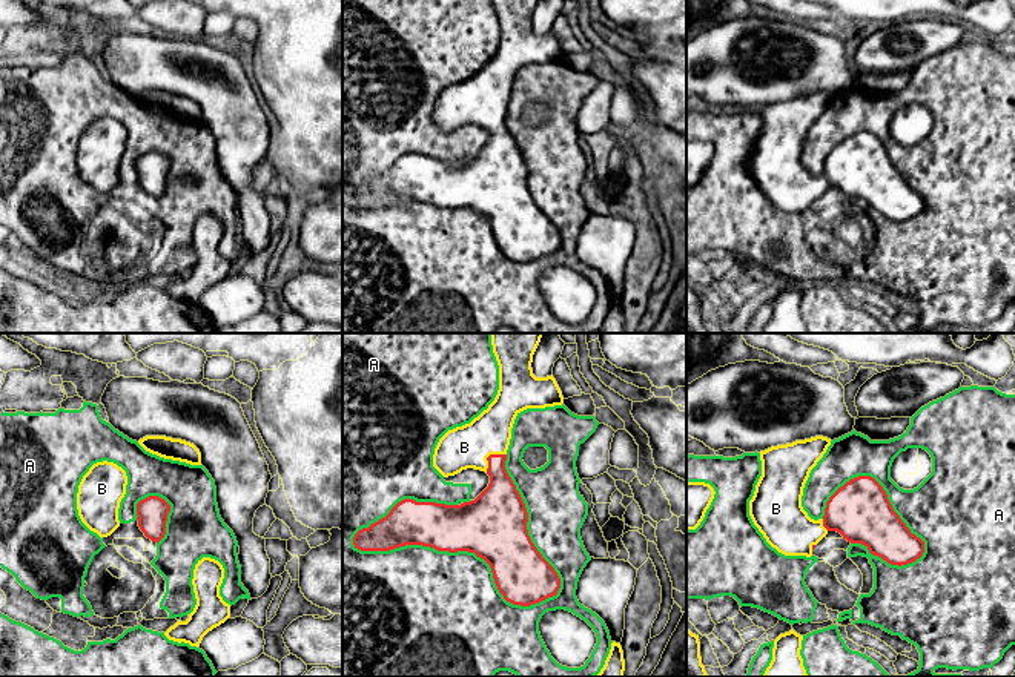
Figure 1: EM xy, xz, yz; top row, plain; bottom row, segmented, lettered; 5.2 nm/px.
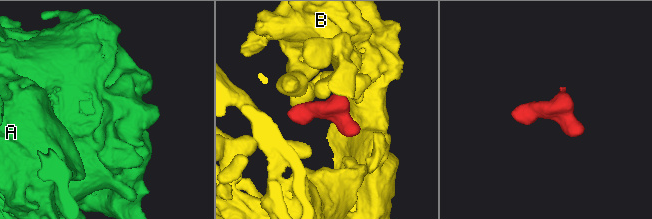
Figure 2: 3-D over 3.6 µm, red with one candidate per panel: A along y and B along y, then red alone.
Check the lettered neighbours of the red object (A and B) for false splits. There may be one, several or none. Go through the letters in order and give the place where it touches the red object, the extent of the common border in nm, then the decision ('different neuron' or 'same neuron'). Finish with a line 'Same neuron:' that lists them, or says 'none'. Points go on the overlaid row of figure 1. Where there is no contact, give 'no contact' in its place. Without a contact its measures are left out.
A: xz (464, 550) | 1100 nm | different neuron
B: xz (489, 456) | 150 nm | same neuron
Same neuron: B

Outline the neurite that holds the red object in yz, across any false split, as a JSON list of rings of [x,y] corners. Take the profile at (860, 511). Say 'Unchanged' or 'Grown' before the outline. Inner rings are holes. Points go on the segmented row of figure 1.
Grown. [[[815,436],[760,451],[762,476],[749,500],[749,516],[766,542],[785,556],[812,556],[814,547],[829,533],[837,531],[851,543],[865,545],[871,554],[891,565],[908,565],[924,553],[924,542],[911,533],[894,511],[886,491],[871,476],[858,476],[840,487],[826,502],[825,516],[814,520],[802,507],[805,484],[811,470],[823,457],[831,439]]]

